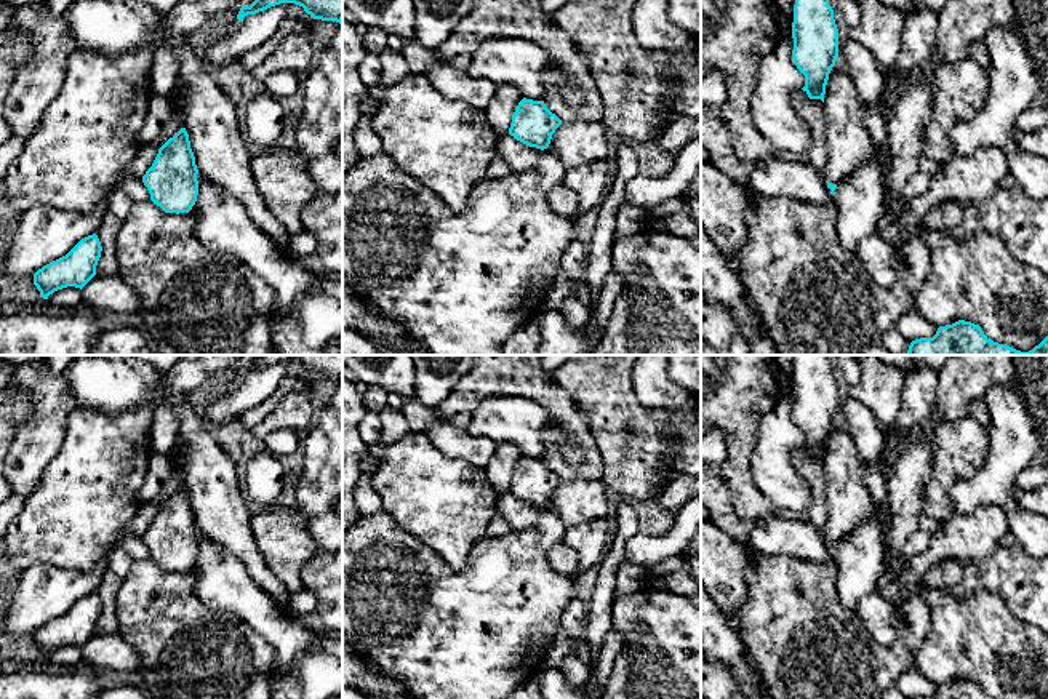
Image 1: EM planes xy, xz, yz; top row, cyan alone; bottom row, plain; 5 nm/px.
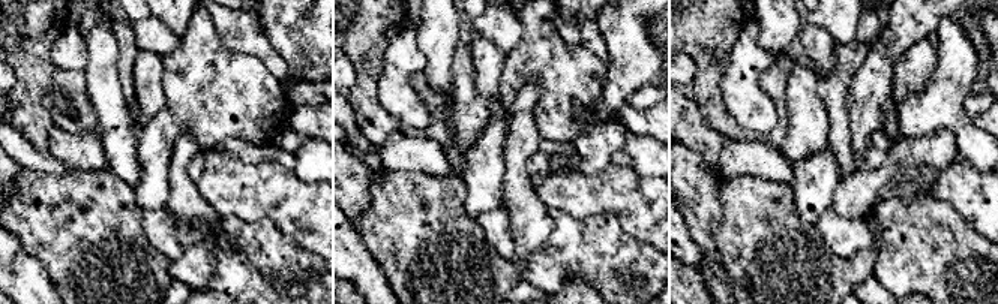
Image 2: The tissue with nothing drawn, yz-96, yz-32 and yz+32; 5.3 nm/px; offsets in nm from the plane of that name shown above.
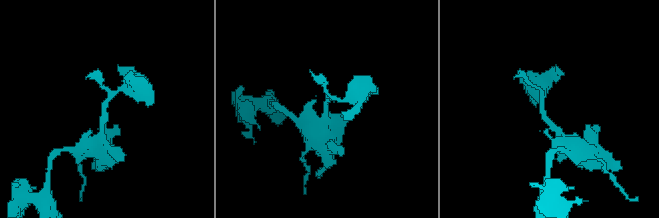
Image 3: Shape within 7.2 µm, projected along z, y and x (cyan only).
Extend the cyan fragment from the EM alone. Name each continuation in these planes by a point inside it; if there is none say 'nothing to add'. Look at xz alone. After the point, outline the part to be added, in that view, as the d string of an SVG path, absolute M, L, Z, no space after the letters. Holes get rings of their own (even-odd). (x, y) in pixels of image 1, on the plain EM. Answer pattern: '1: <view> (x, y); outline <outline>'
nothing to add

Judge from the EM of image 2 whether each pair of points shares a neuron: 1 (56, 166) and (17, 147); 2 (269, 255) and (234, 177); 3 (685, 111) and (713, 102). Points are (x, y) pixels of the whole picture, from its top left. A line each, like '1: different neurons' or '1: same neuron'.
1: same neuron
2: different neurons
3: different neurons

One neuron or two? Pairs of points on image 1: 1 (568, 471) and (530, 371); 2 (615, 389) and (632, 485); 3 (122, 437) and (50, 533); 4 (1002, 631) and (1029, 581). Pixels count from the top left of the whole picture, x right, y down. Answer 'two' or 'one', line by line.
1: one
2: one
3: one
4: two

